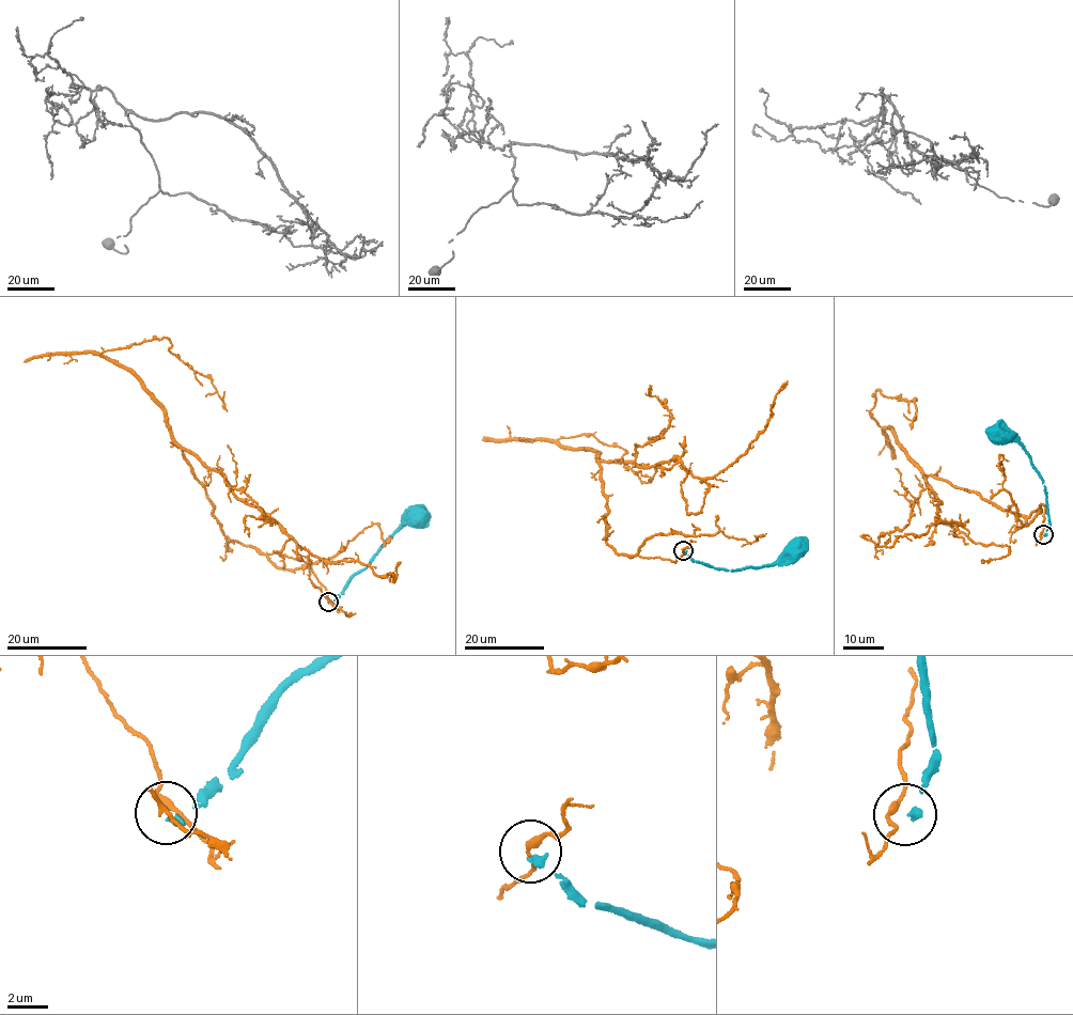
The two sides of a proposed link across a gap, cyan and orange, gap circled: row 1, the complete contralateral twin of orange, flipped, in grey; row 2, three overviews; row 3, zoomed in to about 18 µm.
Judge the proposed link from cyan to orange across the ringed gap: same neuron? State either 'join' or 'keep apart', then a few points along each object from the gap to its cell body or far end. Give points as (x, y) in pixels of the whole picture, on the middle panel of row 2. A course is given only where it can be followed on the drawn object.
keep apart | cyan via (683, 551), (694, 561), (736, 571), (747, 566), (762, 566), (775, 561), (793, 543), (797, 546) | orange via (683, 549), (675, 563), (615, 551), (600, 463), (674, 456), (715, 477), (765, 427), (787, 380)

